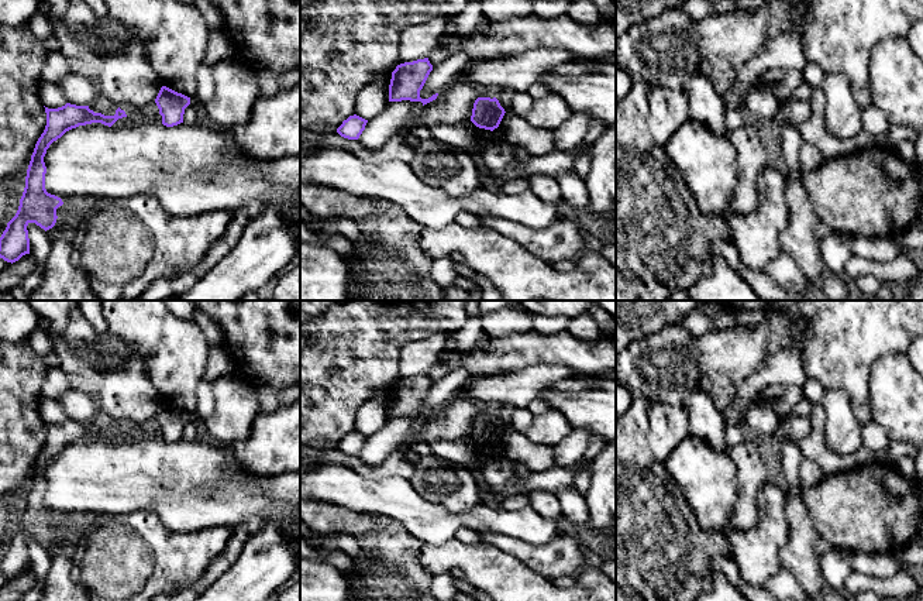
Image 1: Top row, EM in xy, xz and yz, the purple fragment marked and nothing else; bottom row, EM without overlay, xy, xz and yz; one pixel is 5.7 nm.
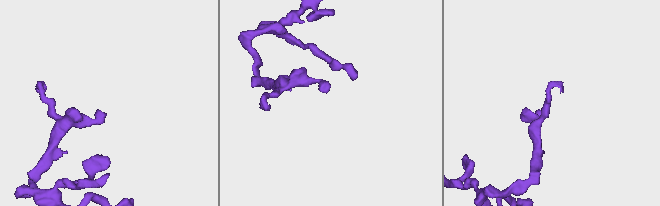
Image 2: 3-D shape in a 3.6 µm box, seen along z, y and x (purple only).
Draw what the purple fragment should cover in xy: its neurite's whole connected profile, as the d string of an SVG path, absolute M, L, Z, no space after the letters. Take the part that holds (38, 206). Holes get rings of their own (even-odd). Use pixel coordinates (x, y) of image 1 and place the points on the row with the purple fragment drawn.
M66 103L58 109L45 107L47 126L38 138L27 169L25 188L20 199L16 216L7 223L0 237L0 258L16 262L30 254L30 238L27 226L35 223L45 231L56 223L56 209L63 205L62 199L45 189L47 166L44 157L49 145L66 131L79 126L101 123L111 127L118 119L127 117L120 107L114 116L94 113L89 106Z

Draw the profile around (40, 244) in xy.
M28 223L27 230L30 238L30 254L35 260L37 268L42 268L52 243L49 241L47 231L35 223Z

